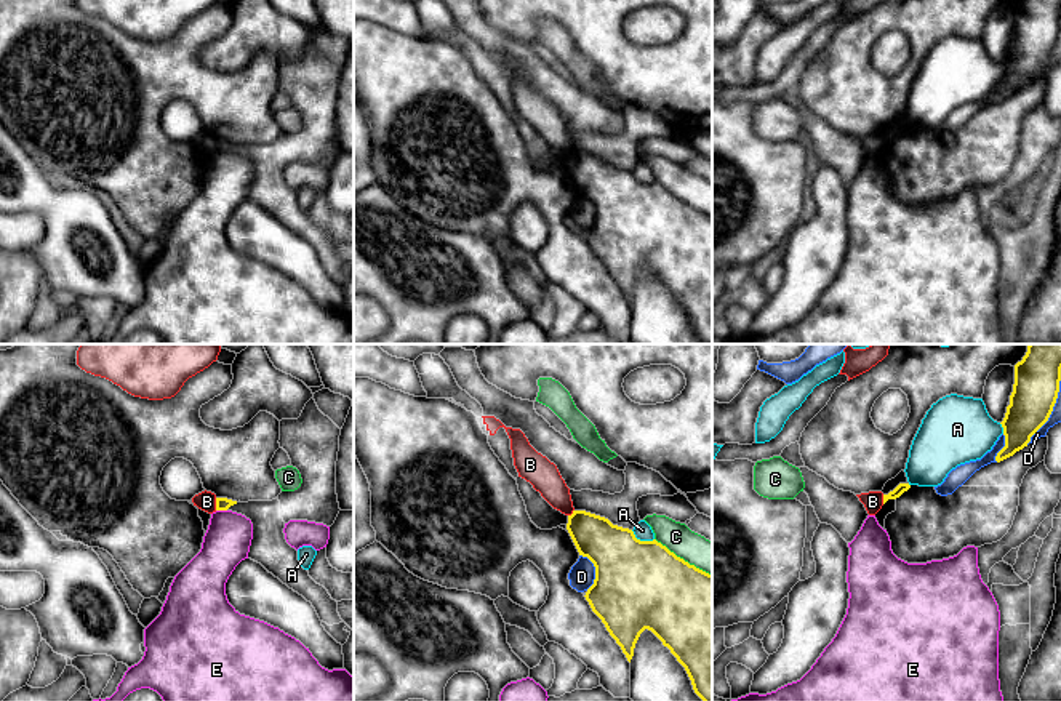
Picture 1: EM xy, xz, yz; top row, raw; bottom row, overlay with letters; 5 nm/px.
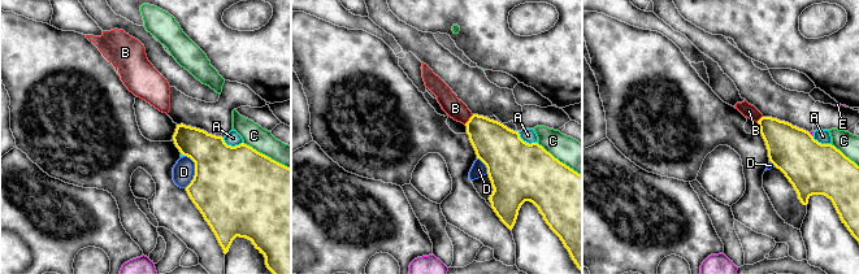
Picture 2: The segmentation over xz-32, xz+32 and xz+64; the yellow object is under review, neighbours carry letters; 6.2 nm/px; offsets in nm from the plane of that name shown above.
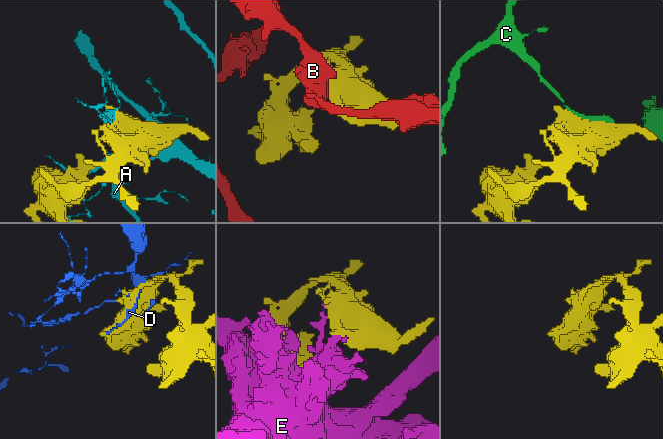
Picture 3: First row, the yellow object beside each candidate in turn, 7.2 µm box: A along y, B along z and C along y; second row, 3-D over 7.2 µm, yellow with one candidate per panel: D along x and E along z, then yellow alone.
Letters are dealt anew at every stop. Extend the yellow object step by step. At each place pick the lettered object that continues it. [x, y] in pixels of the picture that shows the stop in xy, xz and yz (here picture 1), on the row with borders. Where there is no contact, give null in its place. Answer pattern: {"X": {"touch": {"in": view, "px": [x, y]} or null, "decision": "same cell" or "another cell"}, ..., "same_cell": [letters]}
{"A": {"touch": {"in": "xz", "px": [642, 541]}, "decision": "another cell"}, "B": {"touch": {"in": "xy", "px": [216, 504]}, "decision": "another cell"}, "C": {"touch": {"in": "xz", "px": [682, 559]}, "decision": "another cell"}, "D": {"touch": {"in": "xz", "px": [596, 570]}, "decision": "another cell"}, "E": {"touch": {"in": "xy", "px": [221, 509]}, "decision": "another cell"}, "same_cell": []}

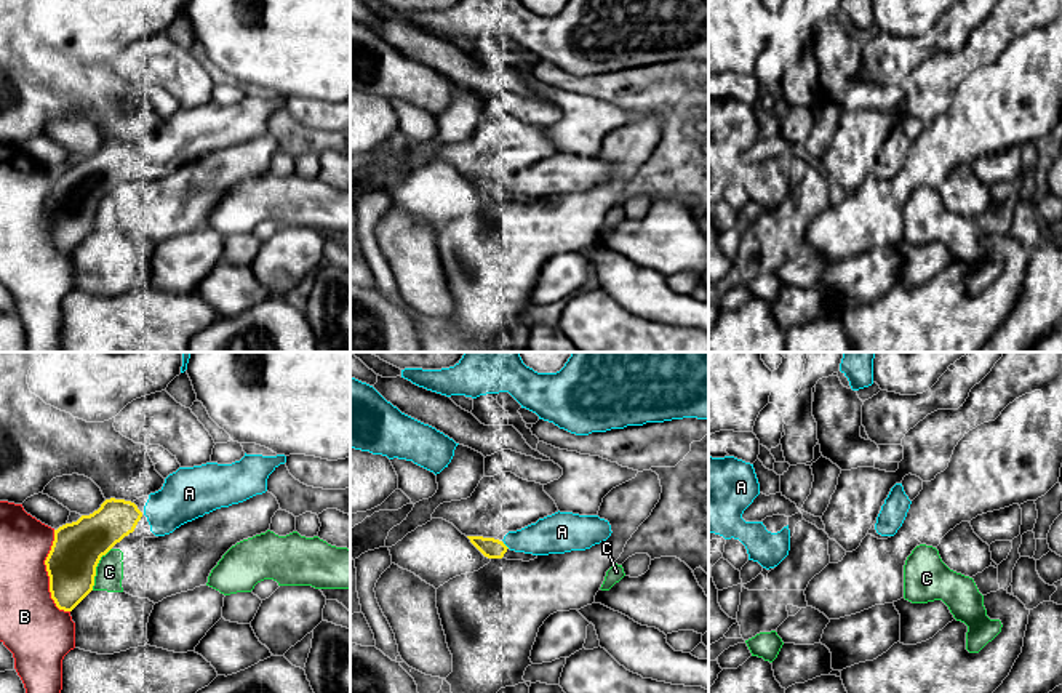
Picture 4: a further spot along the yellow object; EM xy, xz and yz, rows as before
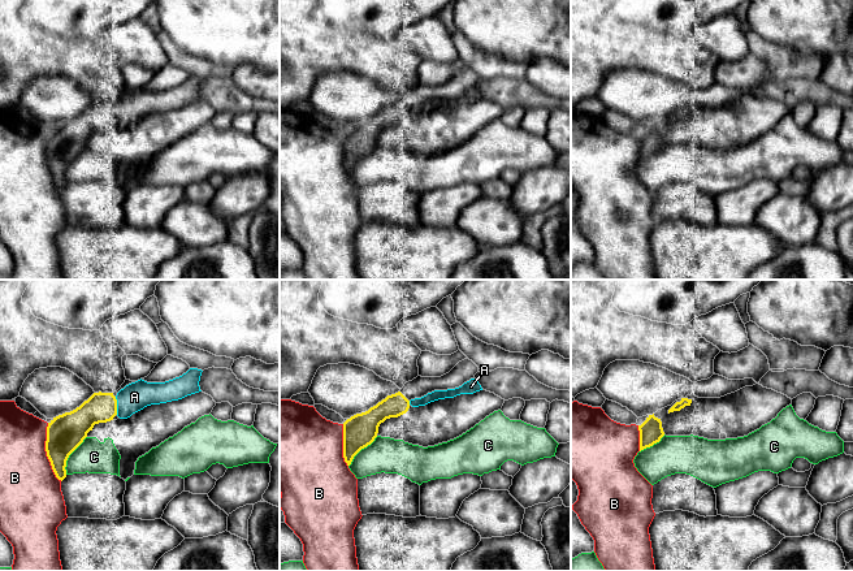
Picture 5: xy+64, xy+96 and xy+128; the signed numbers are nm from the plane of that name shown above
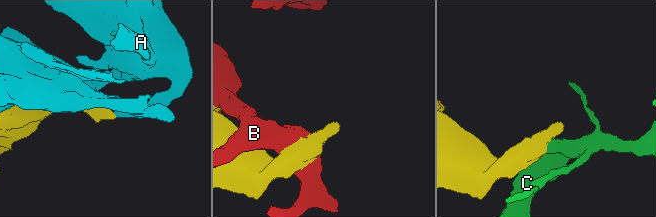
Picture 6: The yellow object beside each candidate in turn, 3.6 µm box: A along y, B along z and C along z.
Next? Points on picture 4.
{"A": {"touch": {"in": "xz", "px": [504, 544]}, "decision": "same cell"}, "B": {"touch": {"in": "xy", "px": [48, 575]}, "decision": "another cell"}, "C": {"touch": {"in": "xy", "px": [95, 568]}, "decision": "another cell"}, "same_cell": ["A"]}

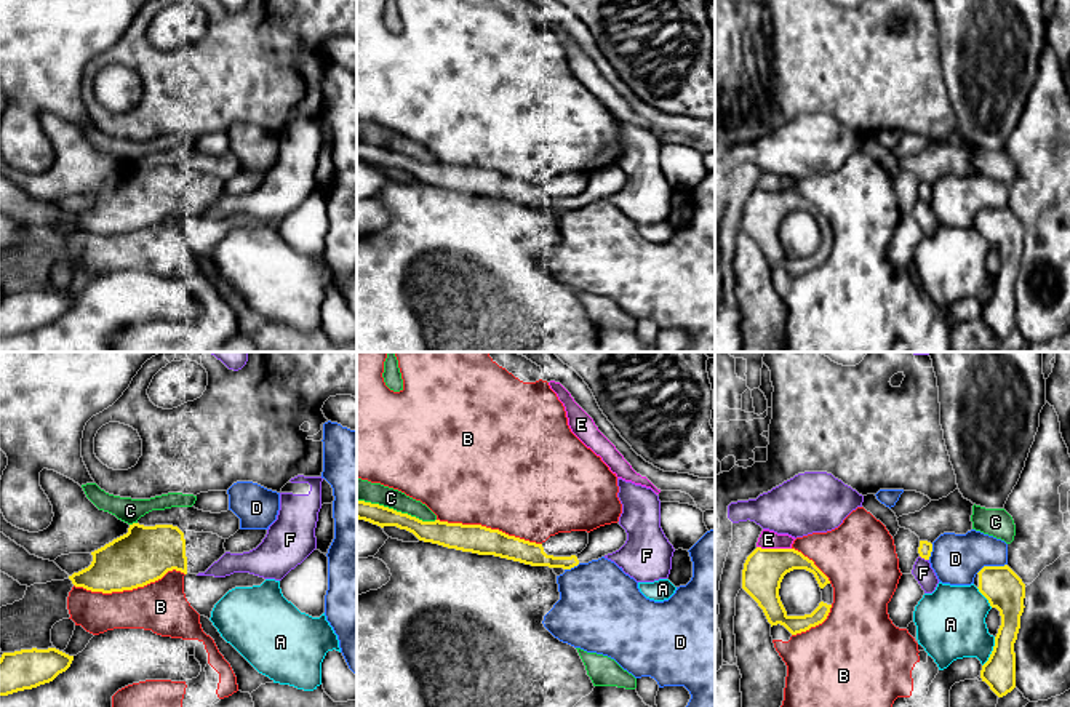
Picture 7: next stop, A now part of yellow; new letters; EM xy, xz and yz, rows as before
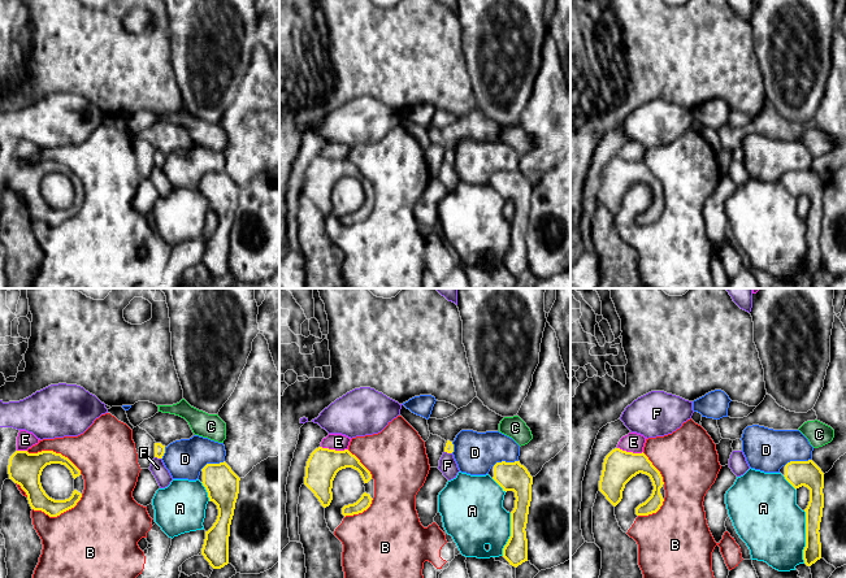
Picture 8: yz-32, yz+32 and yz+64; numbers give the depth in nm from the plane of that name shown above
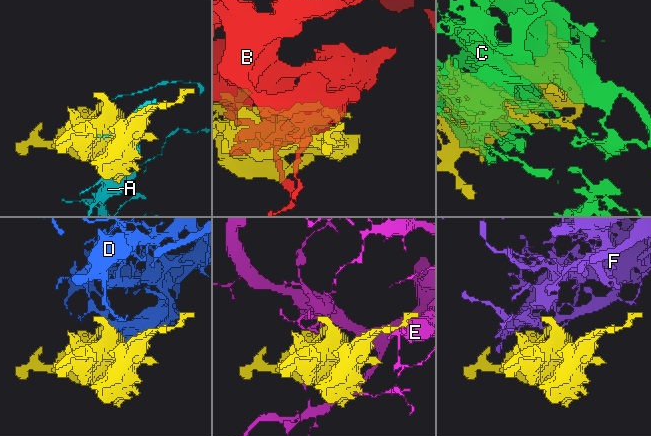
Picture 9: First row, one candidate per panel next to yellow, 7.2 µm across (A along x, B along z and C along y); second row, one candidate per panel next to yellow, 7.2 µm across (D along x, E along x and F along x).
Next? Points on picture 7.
{"A": {"touch": {"in": "yz", "px": [992, 651]}, "decision": "another cell"}, "B": {"touch": {"in": "xy", "px": [128, 589]}, "decision": "another cell"}, "C": {"touch": {"in": "xz", "px": [395, 511]}, "decision": "another cell"}, "D": {"touch": {"in": "yz", "px": [990, 567]}, "decision": "another cell"}, "E": {"touch": {"in": "yz", "px": [774, 549]}, "decision": "another cell"}, "F": {"touch": {"in": "yz", "px": [925, 559]}, "decision": "another cell"}, "same_cell": []}

